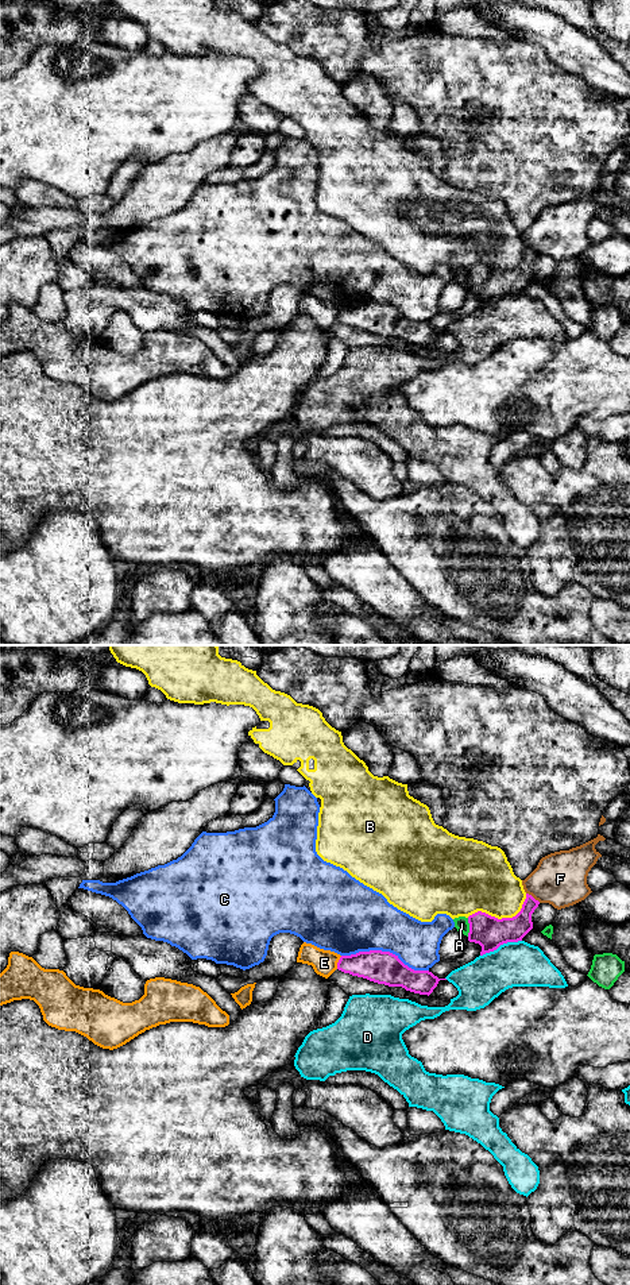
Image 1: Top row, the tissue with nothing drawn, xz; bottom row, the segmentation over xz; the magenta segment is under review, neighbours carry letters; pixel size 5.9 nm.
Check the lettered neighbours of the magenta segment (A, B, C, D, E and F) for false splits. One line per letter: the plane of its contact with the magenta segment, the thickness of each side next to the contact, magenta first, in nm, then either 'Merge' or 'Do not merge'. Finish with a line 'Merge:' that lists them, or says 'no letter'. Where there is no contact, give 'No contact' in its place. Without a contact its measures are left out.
A: Touches magenta in xz. Thickness 190 nm (magenta) against 80 nm. Do not merge
B: Touches magenta in xz. Thickness 190 nm (magenta) against 360 nm. Do not merge
C: Touches magenta in xz. Thickness 190 nm (magenta) against 380 nm. Do not merge
D: Touches magenta in xz. Thickness 190 nm (magenta) against 280 nm. Do not merge
E: Touches magenta in xz. Thickness 190 nm (magenta) against 150 nm. Do not merge
F: Touches magenta in xz. Thickness 150 nm (magenta) against 320 nm. Do not merge
Merge: no letter

